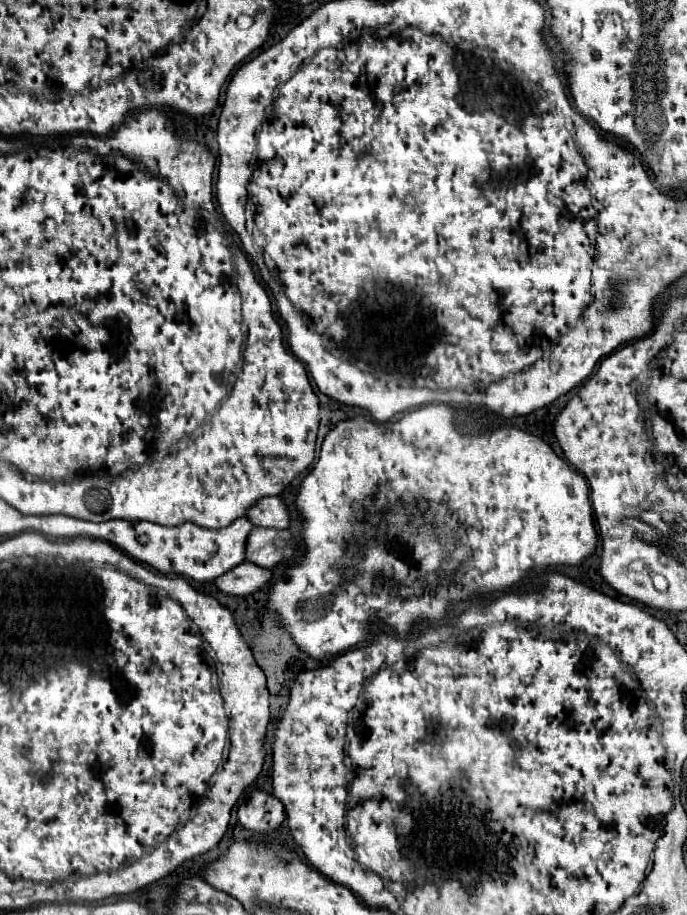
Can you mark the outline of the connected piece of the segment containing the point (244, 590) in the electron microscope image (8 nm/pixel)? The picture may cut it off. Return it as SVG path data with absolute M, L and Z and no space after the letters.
M242 562L240 566L232 568L230 572L222 574L216 580L216 586L232 596L248 596L264 588L272 580L272 570L268 568L258 568L258 564L252 562Z

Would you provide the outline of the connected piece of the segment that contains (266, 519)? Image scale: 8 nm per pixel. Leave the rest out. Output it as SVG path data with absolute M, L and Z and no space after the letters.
M268 496L262 498L250 512L246 514L250 520L254 520L256 526L266 526L266 528L288 528L292 522L292 516L288 512L288 506L280 496Z

